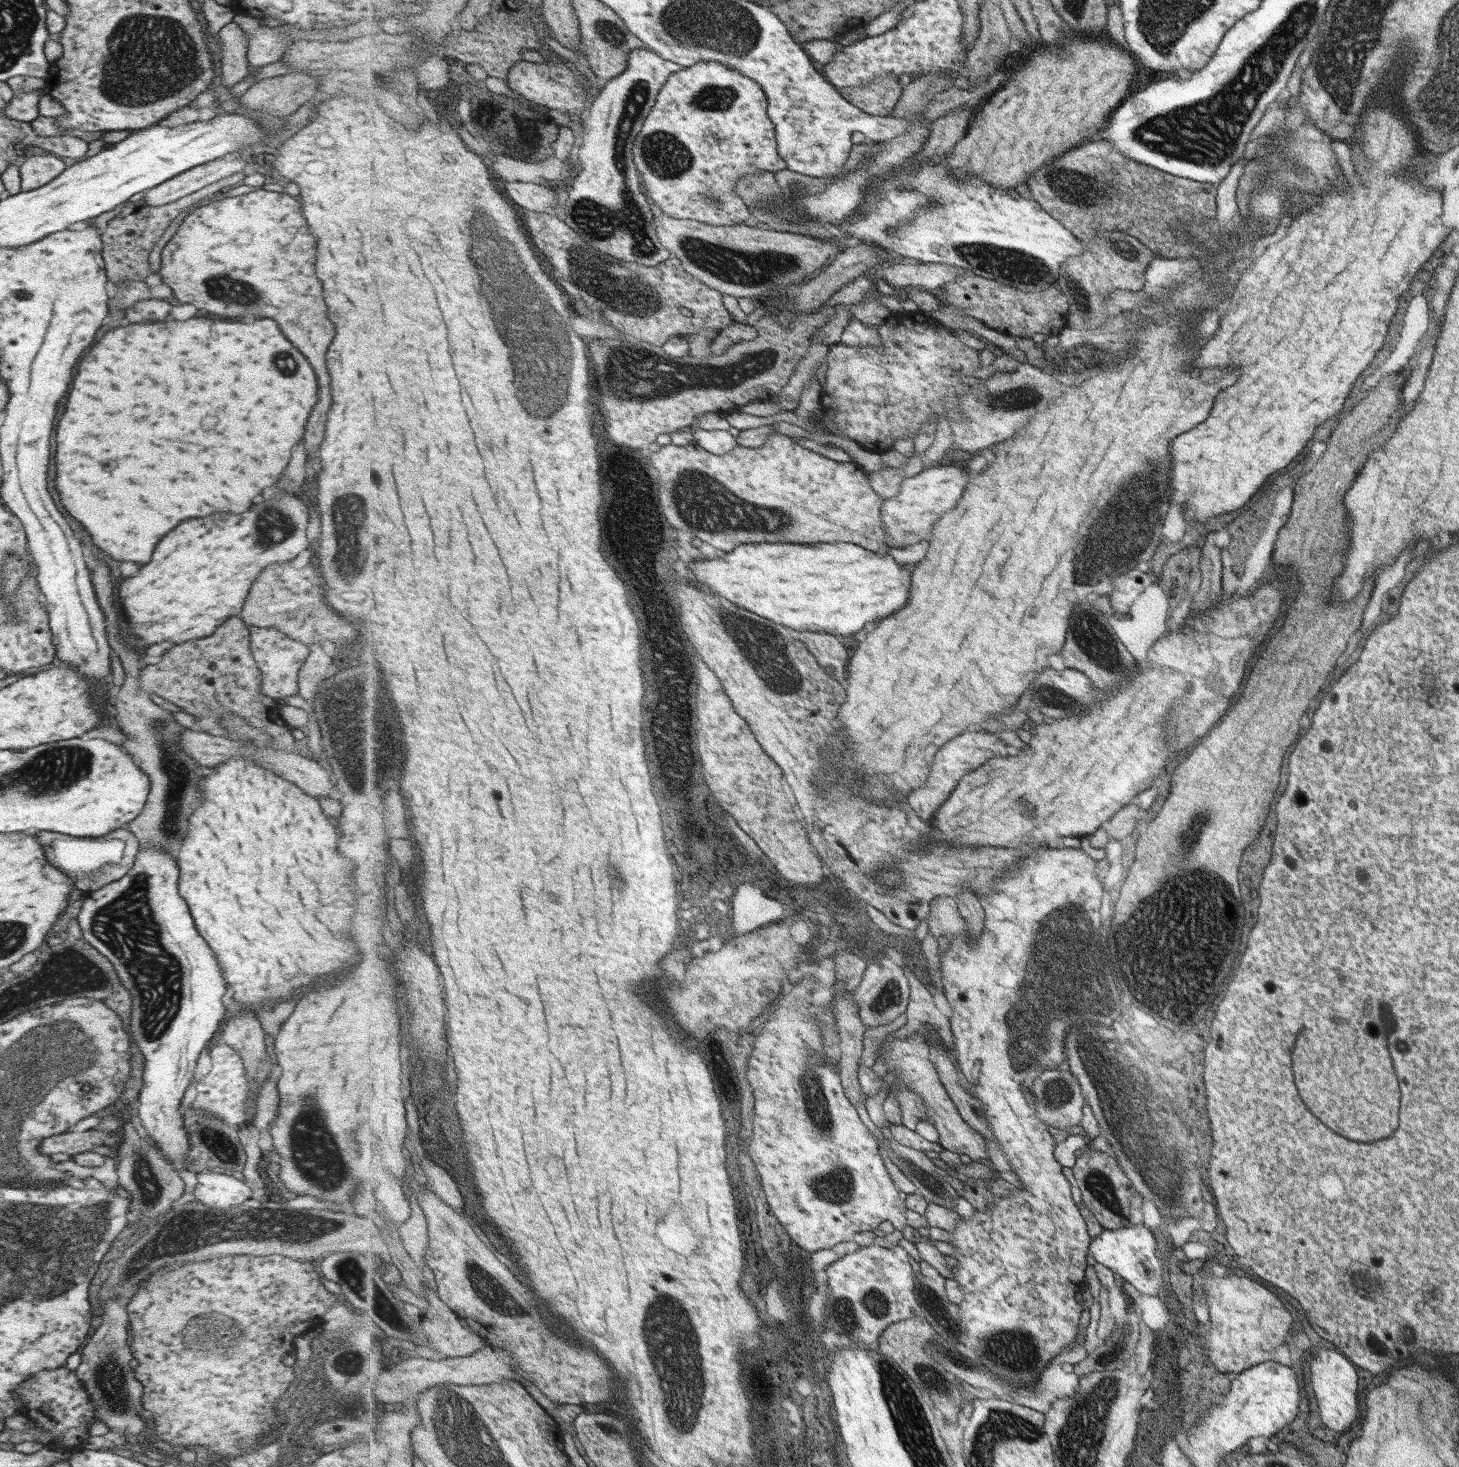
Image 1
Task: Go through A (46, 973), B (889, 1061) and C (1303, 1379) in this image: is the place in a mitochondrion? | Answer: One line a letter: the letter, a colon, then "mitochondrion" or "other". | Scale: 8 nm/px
A: other
B: other
C: other

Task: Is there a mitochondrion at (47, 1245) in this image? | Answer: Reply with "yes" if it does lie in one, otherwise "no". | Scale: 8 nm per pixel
yes

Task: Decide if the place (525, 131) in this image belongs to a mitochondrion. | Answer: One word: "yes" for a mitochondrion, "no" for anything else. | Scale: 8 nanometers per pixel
no

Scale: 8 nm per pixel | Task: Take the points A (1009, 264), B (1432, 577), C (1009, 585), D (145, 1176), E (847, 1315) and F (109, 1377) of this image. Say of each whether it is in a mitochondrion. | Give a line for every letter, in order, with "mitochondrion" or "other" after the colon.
A: mitochondrion
B: other
C: other
D: mitochondrion
E: mitochondrion
F: mitochondrion

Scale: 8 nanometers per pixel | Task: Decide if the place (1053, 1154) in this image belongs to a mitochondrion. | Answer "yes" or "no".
no

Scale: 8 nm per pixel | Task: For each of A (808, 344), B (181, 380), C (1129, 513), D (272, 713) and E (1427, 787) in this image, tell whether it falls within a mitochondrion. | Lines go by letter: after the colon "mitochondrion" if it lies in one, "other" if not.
A: other
B: other
C: mitochondrion
D: other
E: mitochondrion

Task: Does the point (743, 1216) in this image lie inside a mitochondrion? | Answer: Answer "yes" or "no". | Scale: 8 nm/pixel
no

